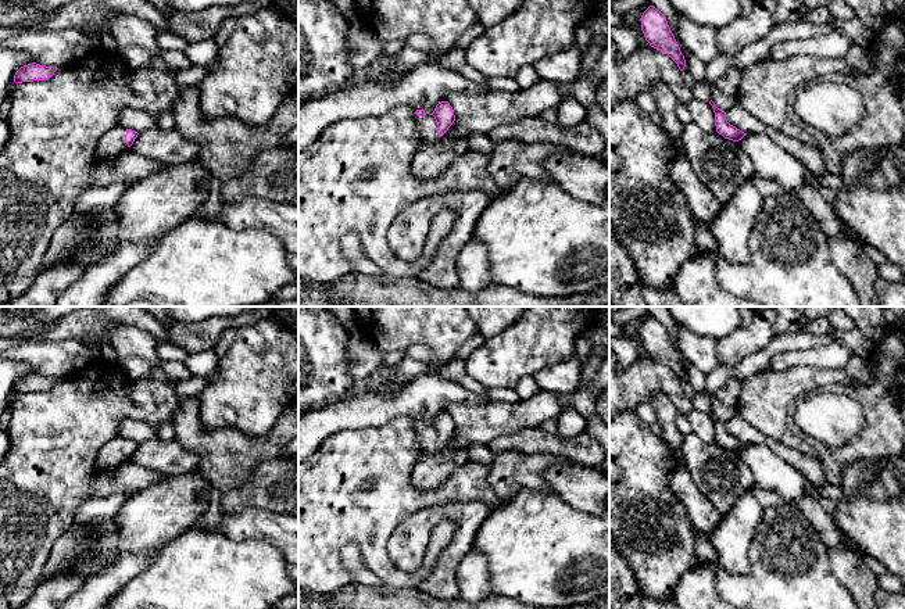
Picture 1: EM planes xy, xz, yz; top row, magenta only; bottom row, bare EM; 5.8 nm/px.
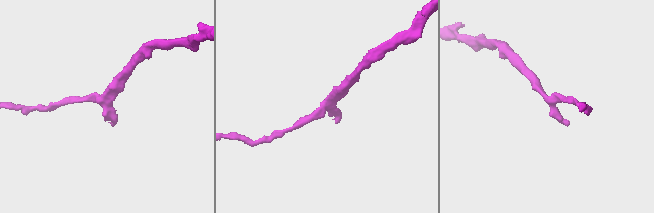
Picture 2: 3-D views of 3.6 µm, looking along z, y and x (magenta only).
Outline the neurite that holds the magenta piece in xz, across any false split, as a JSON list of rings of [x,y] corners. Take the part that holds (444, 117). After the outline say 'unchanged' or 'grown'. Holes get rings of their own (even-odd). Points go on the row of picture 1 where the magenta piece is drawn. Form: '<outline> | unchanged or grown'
[[[448,101],[439,103],[430,115],[425,110],[416,110],[416,115],[419,139],[422,141],[421,150],[439,141],[455,121],[454,110]]] | grown

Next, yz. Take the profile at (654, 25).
[[[650,6],[641,15],[641,31],[651,47],[668,54],[680,71],[686,67],[684,55],[668,25],[665,15]]] | unchanged

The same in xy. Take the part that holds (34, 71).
[[[32,62],[21,67],[15,72],[14,82],[22,83],[22,82],[33,82],[33,80],[46,80],[51,78],[56,71],[57,67],[46,67],[46,65],[39,65],[36,62]]] | unchanged

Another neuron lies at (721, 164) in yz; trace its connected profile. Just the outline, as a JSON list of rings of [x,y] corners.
[[[690,122],[684,125],[682,141],[693,171],[722,205],[755,175],[750,157],[737,141],[719,133]]]

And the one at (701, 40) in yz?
[[[677,17],[677,36],[682,44],[704,64],[716,58],[719,55],[718,29]]]

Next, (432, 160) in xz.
[[[452,123],[443,137],[426,146],[414,157],[412,176],[423,182],[443,173],[459,155],[468,150],[468,139],[455,136]]]

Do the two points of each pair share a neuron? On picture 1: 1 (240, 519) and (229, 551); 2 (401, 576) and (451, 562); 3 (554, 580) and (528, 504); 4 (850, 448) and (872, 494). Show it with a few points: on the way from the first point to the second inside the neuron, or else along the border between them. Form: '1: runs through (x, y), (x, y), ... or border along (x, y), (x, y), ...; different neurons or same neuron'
1: border along (218, 530), (236, 540), (263, 540), (265, 543); different neurons
2: border along (437, 558), (432, 572), (415, 587); different neurons
3: runs through (551, 561), (533, 541), (530, 523); same neuron
4: border along (889, 457), (869, 457), (852, 462), (839, 484); different neurons

